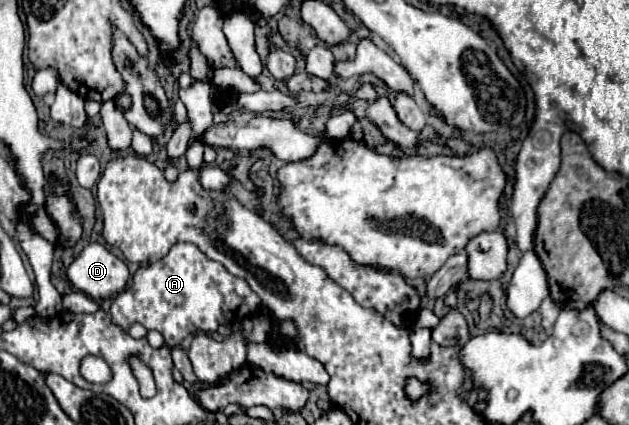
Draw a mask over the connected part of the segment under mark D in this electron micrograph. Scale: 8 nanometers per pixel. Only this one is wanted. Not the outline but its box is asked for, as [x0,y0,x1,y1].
[67,243,131,301]

